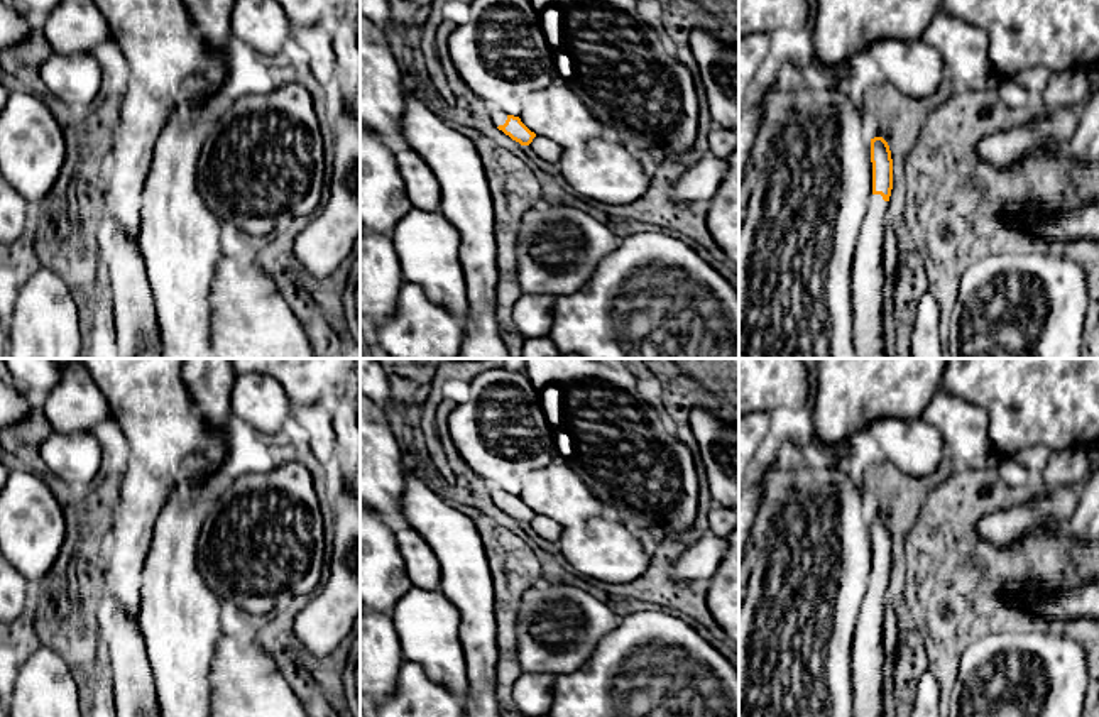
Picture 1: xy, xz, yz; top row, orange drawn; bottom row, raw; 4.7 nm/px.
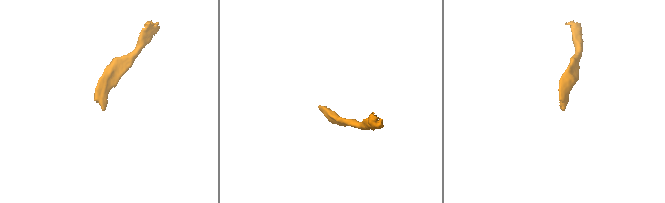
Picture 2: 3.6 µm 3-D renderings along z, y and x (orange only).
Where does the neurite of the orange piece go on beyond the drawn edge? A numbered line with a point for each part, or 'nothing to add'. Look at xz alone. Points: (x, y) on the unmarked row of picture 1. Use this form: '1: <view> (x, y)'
1: xz (497, 496)

